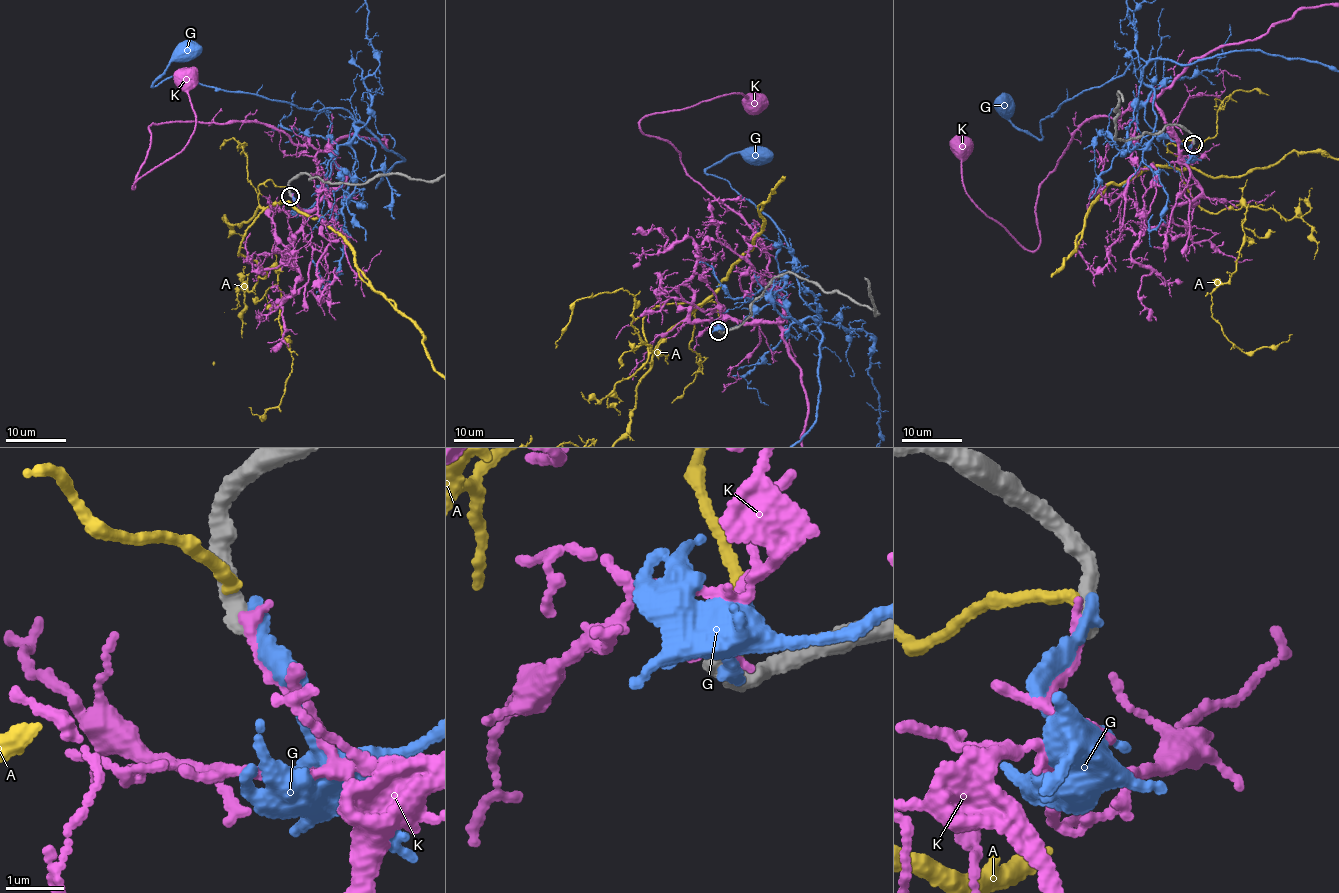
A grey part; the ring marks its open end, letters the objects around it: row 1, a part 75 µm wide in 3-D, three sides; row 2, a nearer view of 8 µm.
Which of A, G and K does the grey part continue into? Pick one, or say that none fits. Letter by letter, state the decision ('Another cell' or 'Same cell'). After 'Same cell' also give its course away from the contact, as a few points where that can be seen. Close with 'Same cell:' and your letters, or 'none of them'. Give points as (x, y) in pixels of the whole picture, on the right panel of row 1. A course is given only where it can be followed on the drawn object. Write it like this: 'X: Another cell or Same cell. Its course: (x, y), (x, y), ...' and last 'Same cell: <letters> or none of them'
A: Another cell
G: Another cell
K: Another cell
Same cell: none of them

